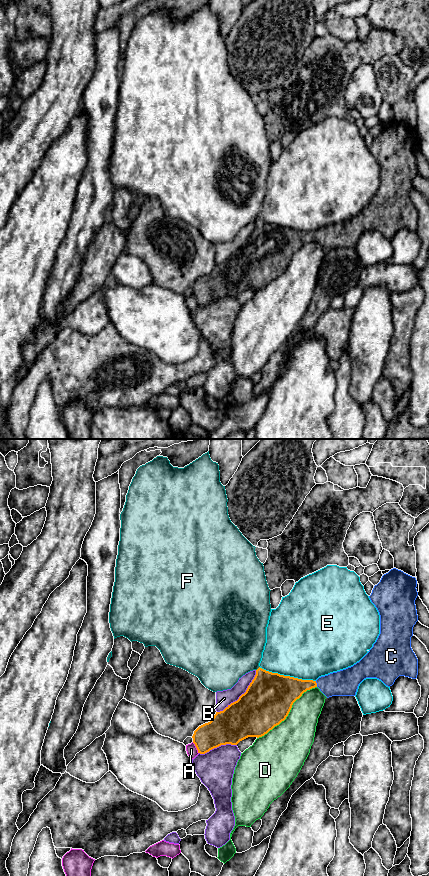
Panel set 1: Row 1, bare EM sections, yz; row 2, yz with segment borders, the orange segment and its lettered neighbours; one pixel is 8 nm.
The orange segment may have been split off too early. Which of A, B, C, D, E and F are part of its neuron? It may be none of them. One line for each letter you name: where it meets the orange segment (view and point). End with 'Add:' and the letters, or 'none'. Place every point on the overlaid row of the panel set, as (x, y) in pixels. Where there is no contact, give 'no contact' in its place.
C: contact yz (316, 684)
Add: C

